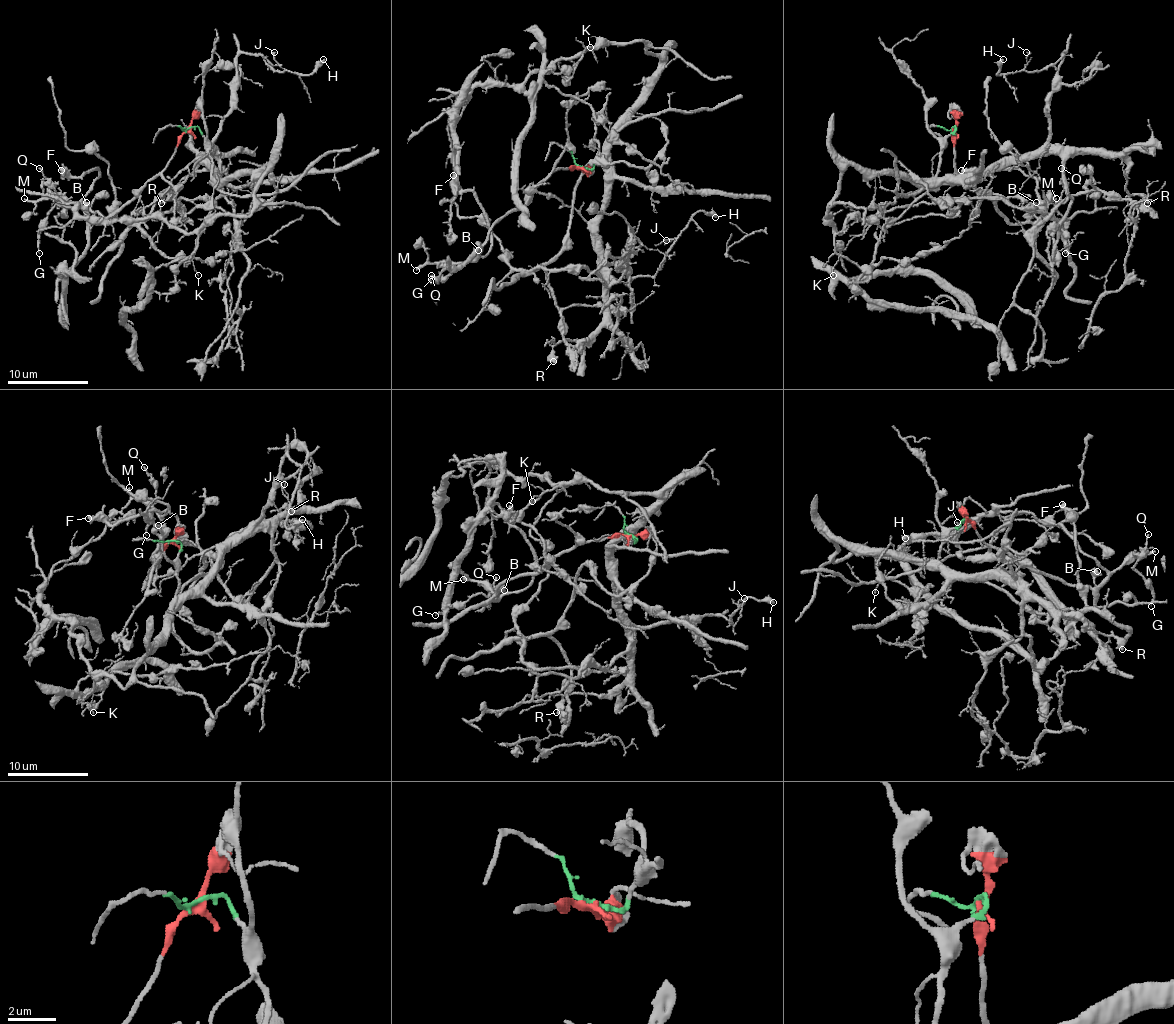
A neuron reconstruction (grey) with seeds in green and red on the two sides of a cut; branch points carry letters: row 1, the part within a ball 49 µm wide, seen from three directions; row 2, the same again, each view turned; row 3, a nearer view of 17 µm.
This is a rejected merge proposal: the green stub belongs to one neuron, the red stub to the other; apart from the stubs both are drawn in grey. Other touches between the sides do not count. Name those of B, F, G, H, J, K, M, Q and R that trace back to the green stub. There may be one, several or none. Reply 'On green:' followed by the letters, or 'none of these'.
On green: H, J, K, R

